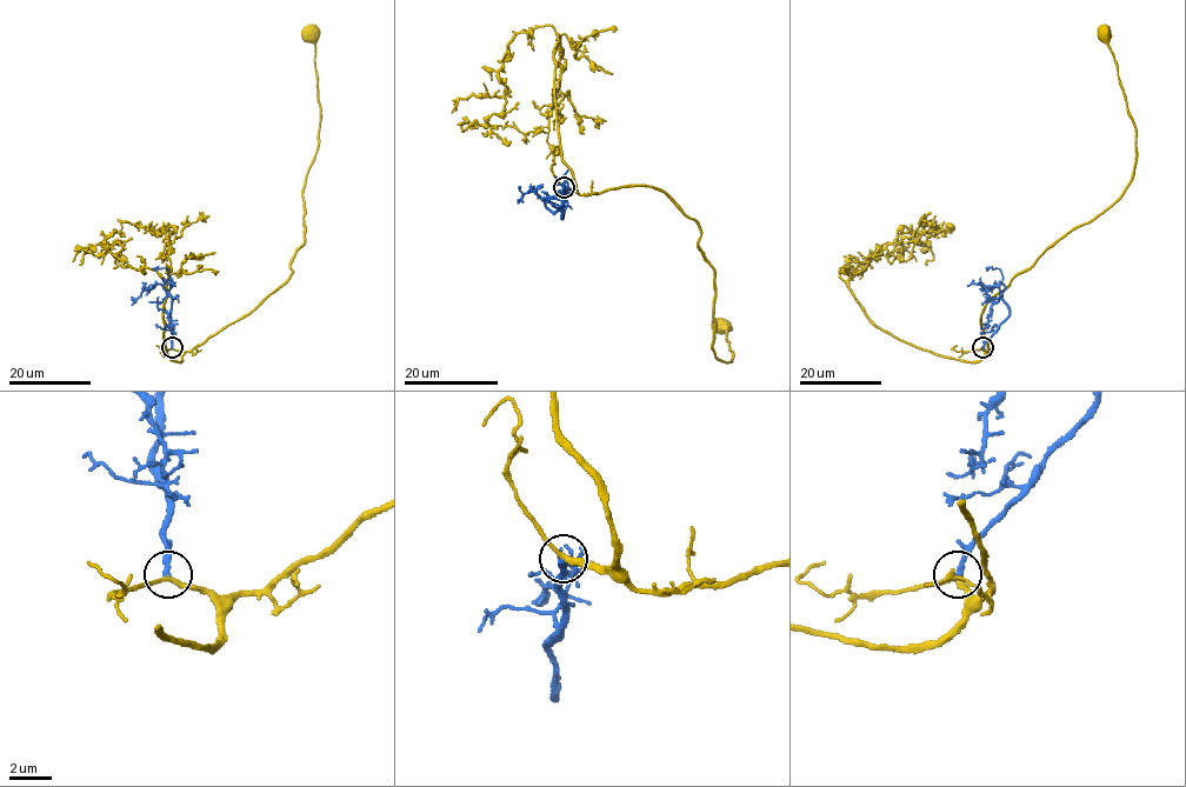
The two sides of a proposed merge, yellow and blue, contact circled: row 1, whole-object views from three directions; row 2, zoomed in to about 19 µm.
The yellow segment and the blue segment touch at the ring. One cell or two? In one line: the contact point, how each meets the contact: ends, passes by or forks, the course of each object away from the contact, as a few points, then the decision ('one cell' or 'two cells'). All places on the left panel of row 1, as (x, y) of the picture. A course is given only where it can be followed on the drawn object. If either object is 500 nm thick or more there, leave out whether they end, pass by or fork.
(172, 347) | yellow passes by | blue ends | yellow via (172, 348), (191, 351), (204, 344), (292, 274), (290, 260), (305, 242), (302, 189), (320, 121), (310, 32) | blue via (172, 348), (171, 295), (164, 287), (155, 284), (145, 289), (131, 305) | one cell

